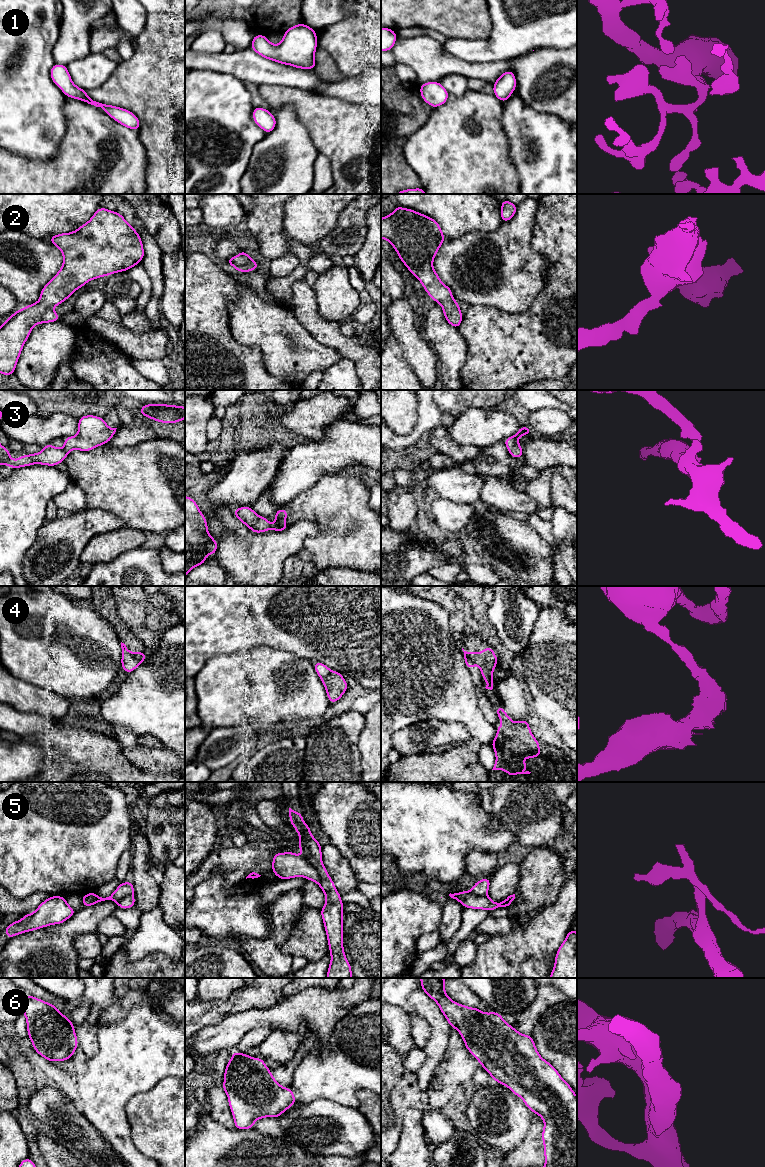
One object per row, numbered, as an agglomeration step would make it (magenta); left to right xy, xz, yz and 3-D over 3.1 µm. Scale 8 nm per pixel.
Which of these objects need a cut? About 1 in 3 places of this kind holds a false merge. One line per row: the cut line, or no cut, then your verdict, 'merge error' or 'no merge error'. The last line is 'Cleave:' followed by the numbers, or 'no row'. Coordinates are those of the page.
1: no cut; no merge error
2: no cut; no merge error
3: no cut; no merge error
4: cut in xz along (331, 670), (321, 678); merge error
5: cut in xz along (303, 856), (319, 875), (319, 884); merge error
6: no cut; no merge error
Cleave: 4, 5

